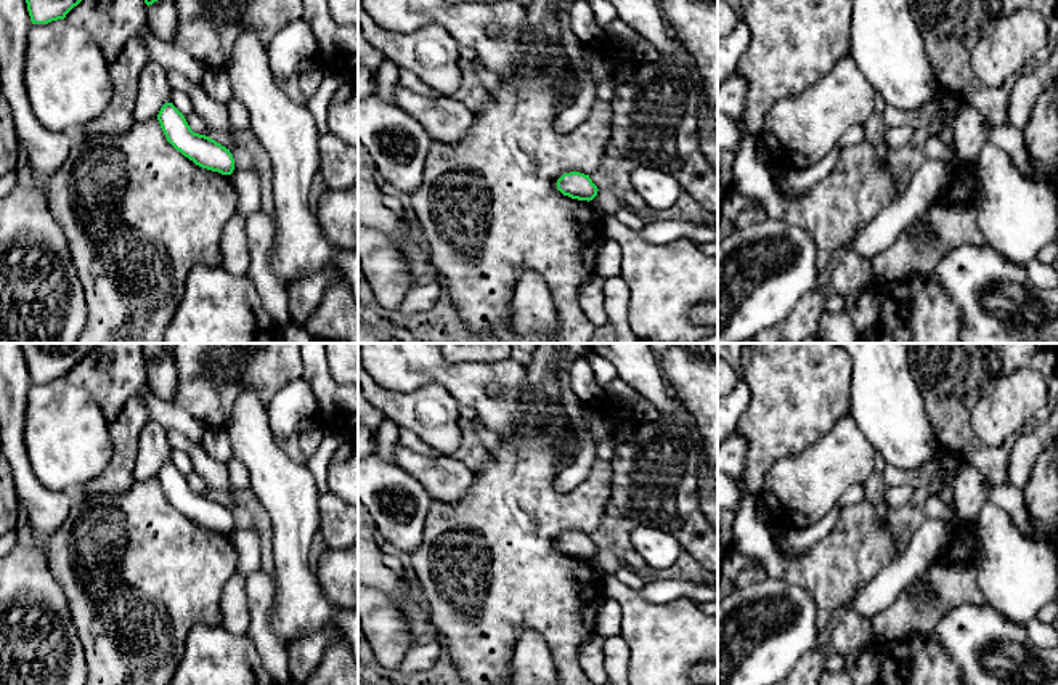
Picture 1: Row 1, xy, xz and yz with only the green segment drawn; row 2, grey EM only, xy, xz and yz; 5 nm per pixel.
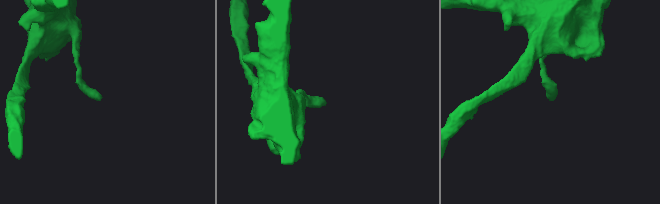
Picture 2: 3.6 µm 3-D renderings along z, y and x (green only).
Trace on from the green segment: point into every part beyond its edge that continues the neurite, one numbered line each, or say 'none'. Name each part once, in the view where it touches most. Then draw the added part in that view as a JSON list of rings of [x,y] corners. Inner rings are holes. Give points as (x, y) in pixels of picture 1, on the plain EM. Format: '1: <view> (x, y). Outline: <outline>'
none

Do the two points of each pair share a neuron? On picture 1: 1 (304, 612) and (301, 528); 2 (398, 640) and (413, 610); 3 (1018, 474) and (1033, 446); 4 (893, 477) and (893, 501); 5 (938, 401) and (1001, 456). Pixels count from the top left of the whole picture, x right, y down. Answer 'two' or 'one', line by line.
1: one
2: two
3: one
4: two
5: one

